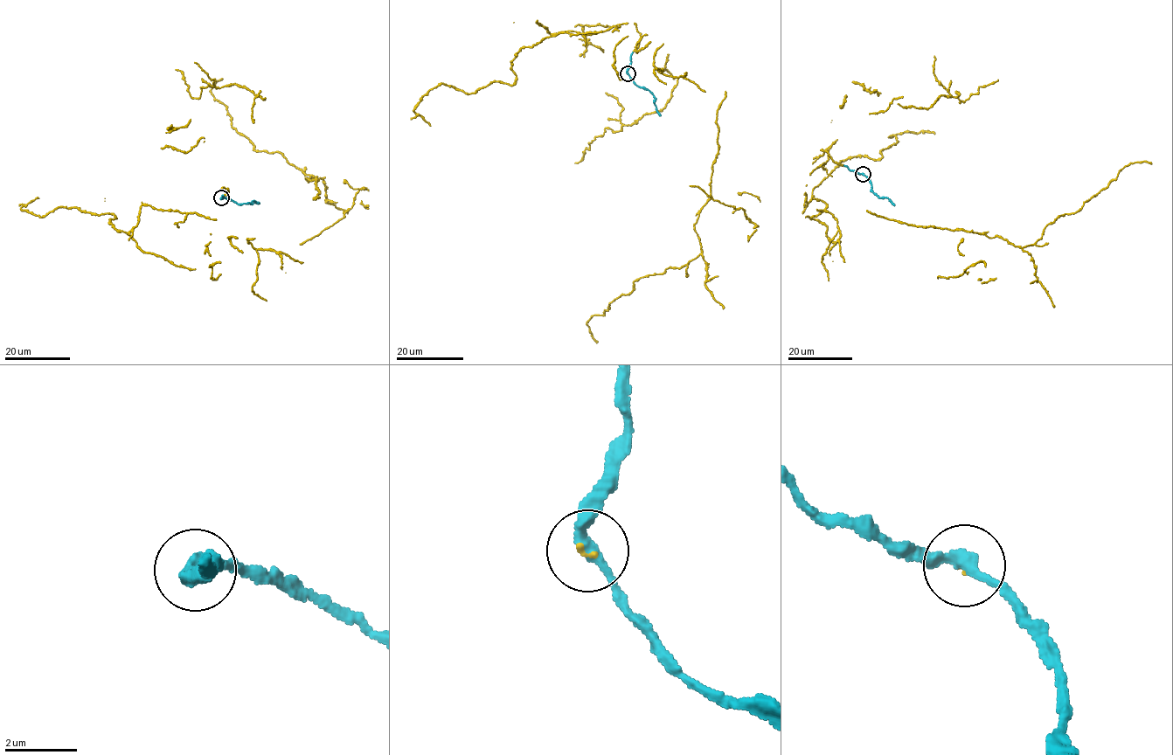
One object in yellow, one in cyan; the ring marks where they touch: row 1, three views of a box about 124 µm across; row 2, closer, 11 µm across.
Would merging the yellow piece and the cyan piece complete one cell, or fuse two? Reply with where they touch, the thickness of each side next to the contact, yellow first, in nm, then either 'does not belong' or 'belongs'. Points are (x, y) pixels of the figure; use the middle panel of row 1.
place (628, 73); calibres 90 and 320 nm; belongs

